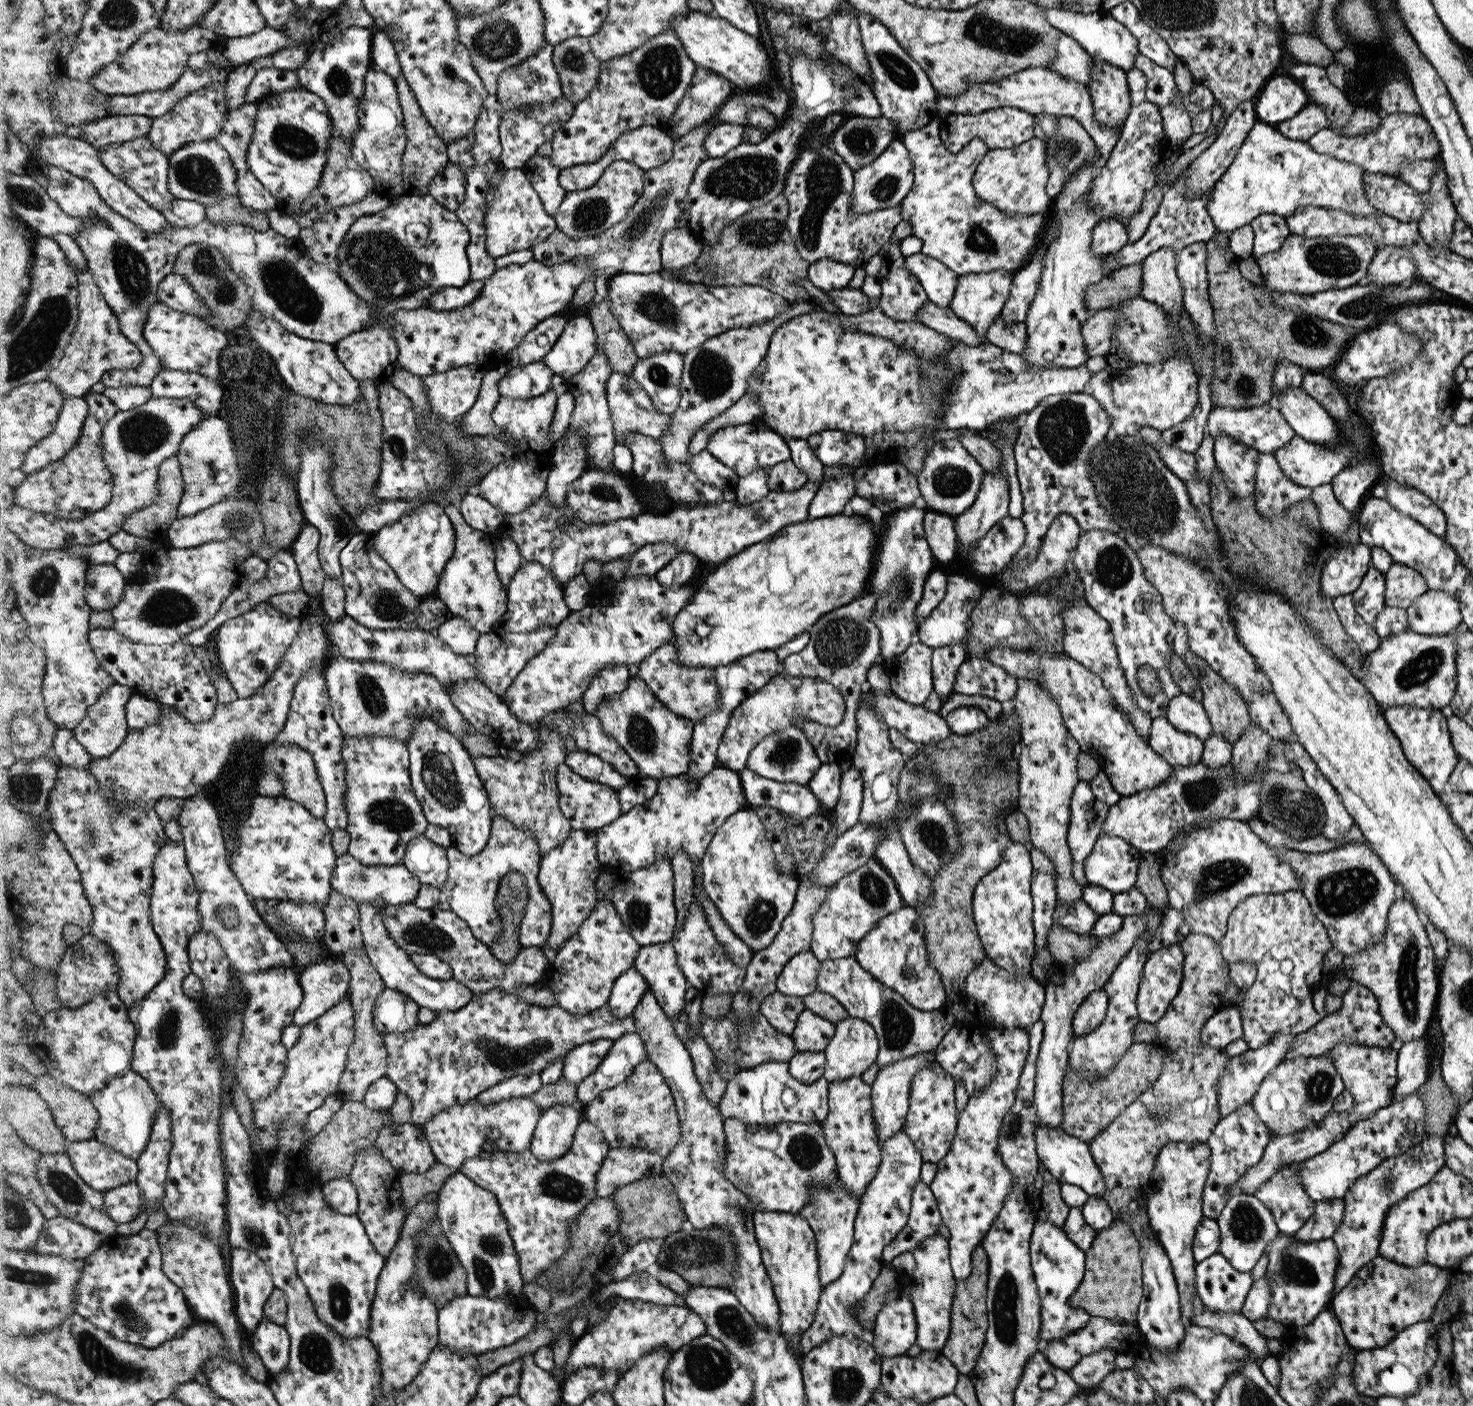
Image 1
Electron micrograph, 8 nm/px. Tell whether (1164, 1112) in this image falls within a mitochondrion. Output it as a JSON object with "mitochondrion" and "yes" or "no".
{"mitochondrion":"yes"}

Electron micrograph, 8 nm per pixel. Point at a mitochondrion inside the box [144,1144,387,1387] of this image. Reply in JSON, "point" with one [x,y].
{"point":[315,1350]}

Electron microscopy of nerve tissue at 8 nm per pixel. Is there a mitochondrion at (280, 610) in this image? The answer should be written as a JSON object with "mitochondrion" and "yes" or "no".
{"mitochondrion":"no"}

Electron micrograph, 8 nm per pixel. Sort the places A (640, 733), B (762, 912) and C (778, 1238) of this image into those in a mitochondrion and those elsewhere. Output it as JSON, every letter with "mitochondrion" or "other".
{"A":"mitochondrion","B":"mitochondrion","C":"other"}

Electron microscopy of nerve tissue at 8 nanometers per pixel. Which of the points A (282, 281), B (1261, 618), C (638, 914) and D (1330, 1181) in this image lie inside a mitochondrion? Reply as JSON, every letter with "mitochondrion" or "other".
{"A":"mitochondrion","B":"other","C":"mitochondrion","D":"other"}

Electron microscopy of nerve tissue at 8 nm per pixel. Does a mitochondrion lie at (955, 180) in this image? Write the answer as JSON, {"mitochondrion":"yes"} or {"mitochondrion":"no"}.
{"mitochondrion":"no"}

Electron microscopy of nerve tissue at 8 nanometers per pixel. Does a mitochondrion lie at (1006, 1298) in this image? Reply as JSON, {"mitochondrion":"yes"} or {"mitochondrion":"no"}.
{"mitochondrion":"yes"}

